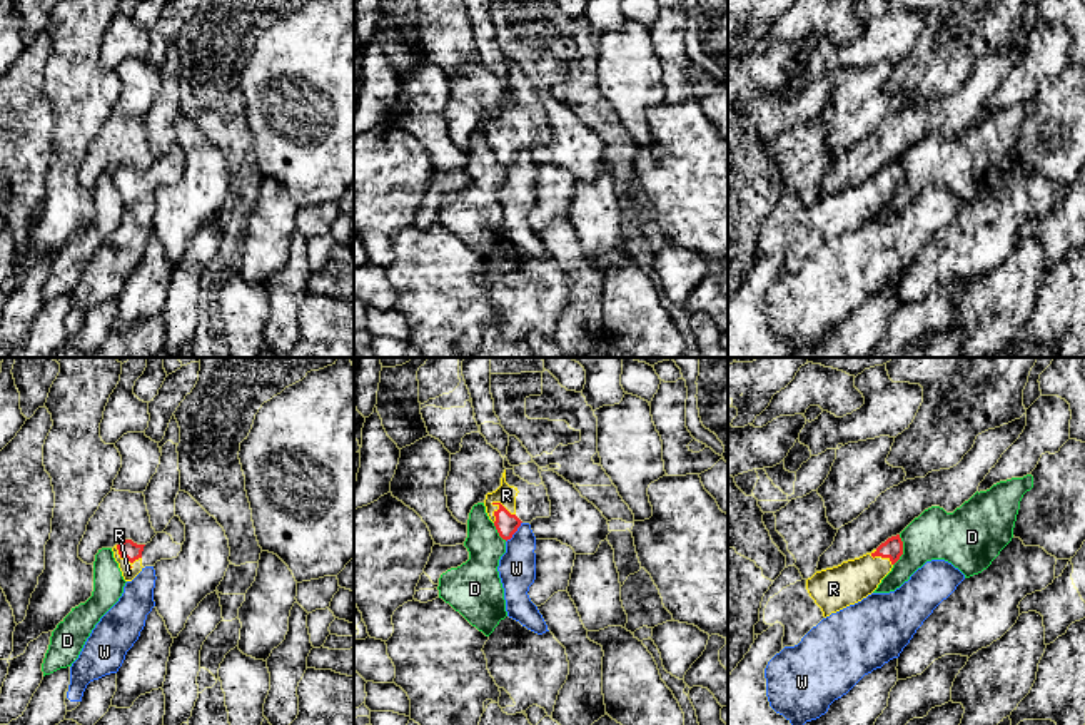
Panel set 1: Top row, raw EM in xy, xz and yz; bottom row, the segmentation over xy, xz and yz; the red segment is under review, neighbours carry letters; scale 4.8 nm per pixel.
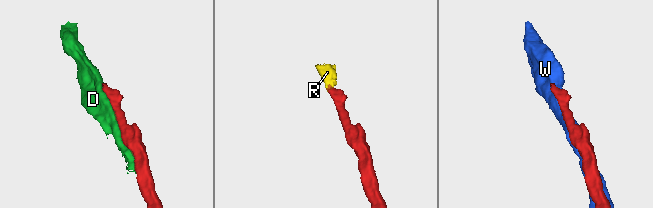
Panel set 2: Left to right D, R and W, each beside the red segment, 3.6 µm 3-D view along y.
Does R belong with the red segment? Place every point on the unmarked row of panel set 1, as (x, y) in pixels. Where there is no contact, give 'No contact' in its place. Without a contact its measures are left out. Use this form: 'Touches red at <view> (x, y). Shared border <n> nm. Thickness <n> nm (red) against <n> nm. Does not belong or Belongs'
Touches red at xz (501, 131). Shared border 130 nm. Thickness 110 nm (red) against 100 nm. Belongs

